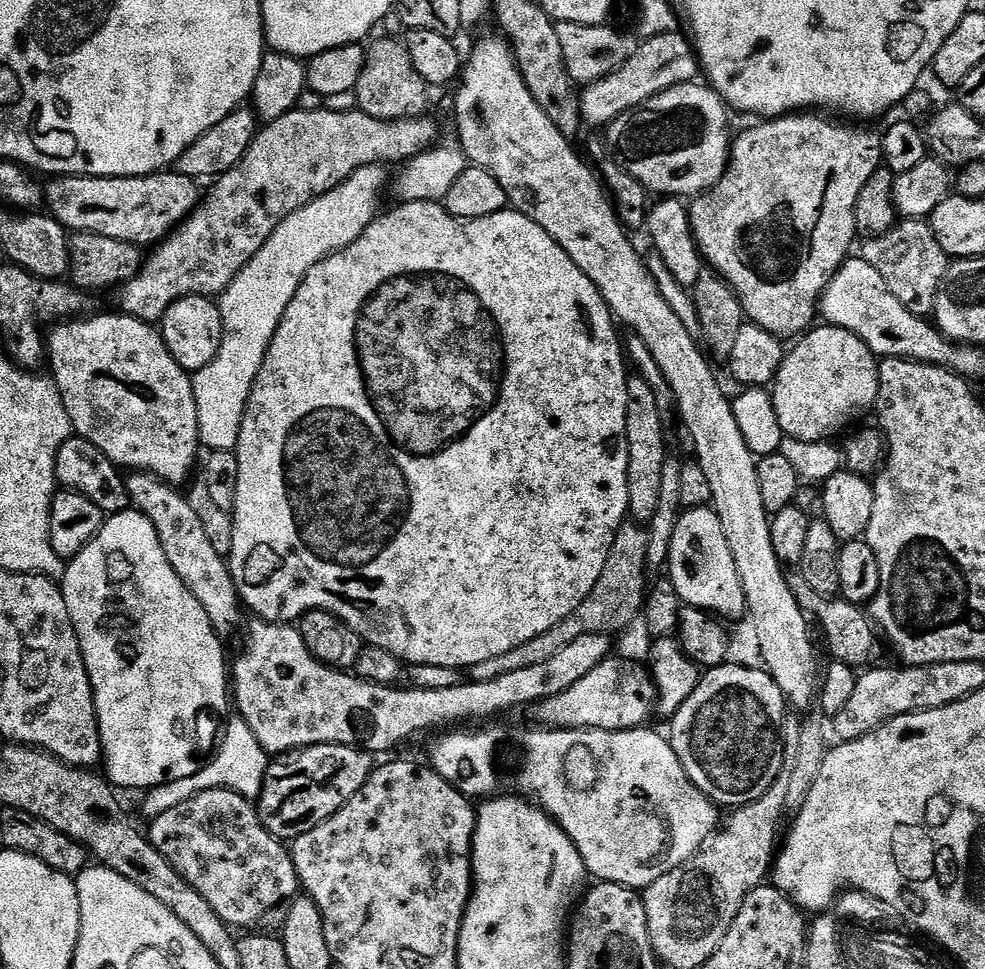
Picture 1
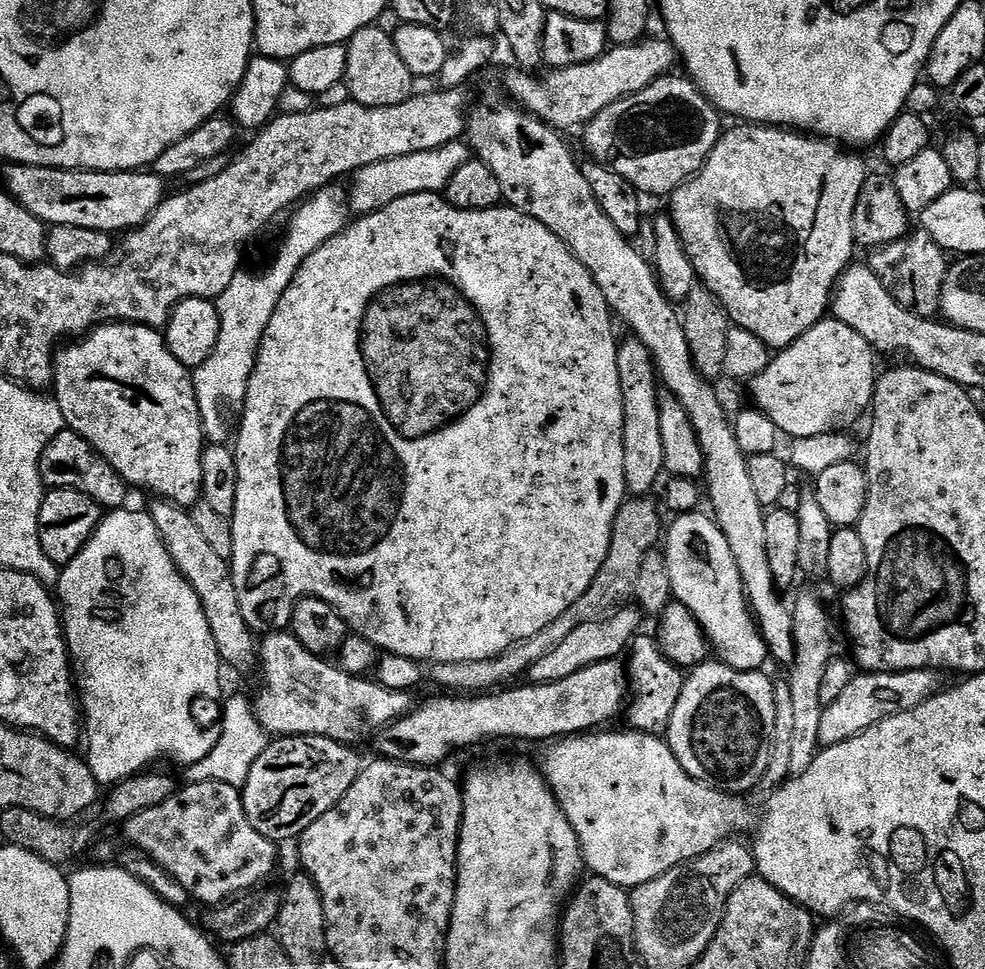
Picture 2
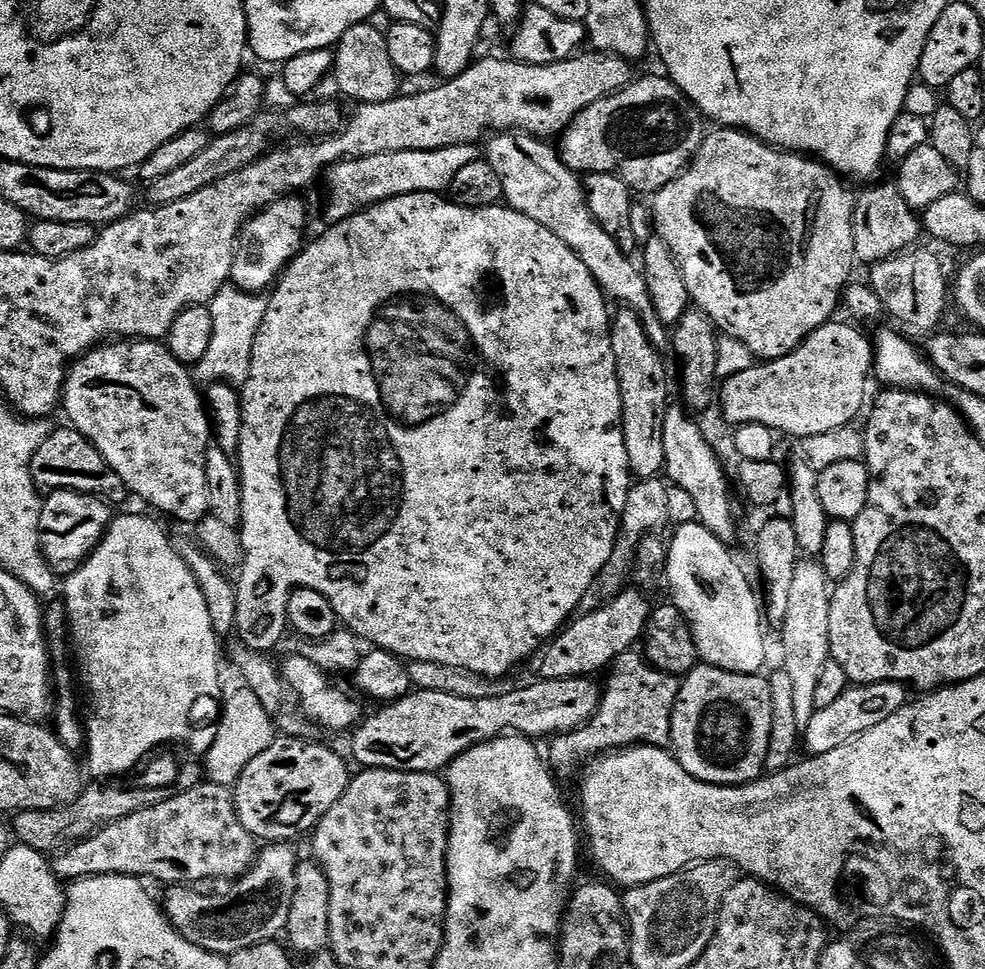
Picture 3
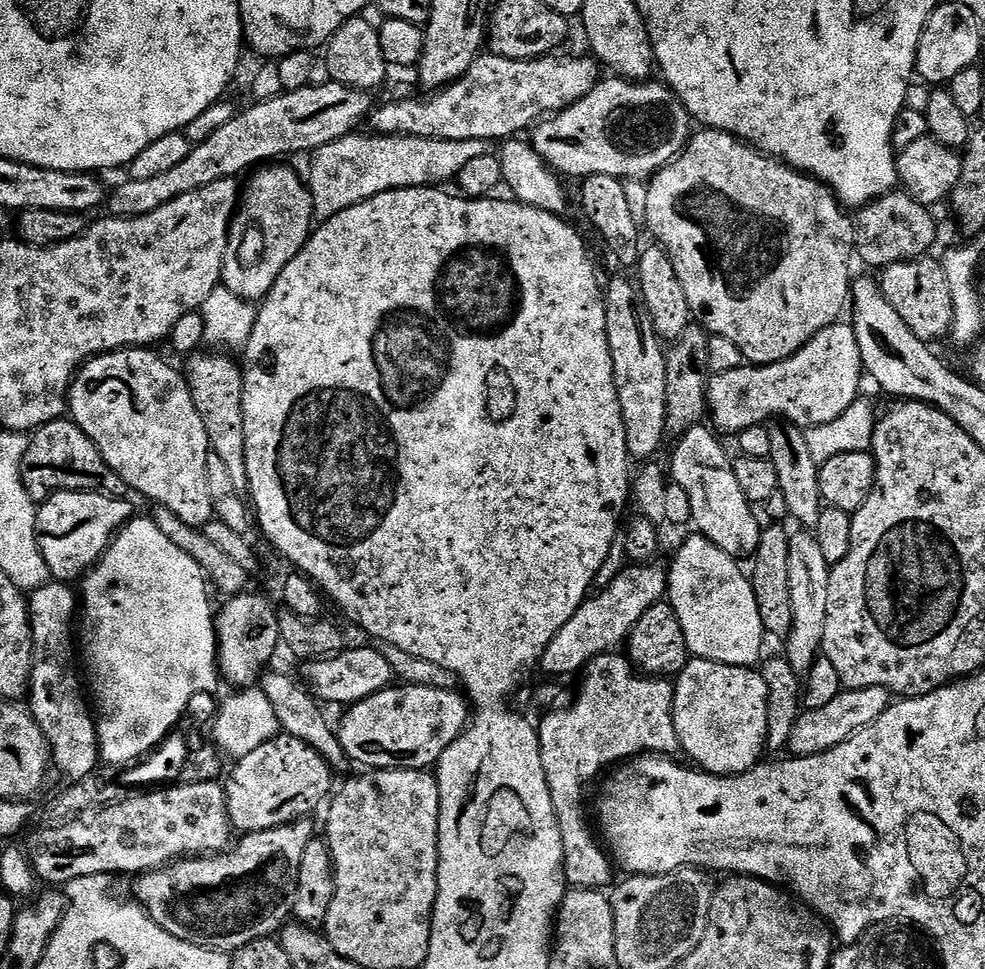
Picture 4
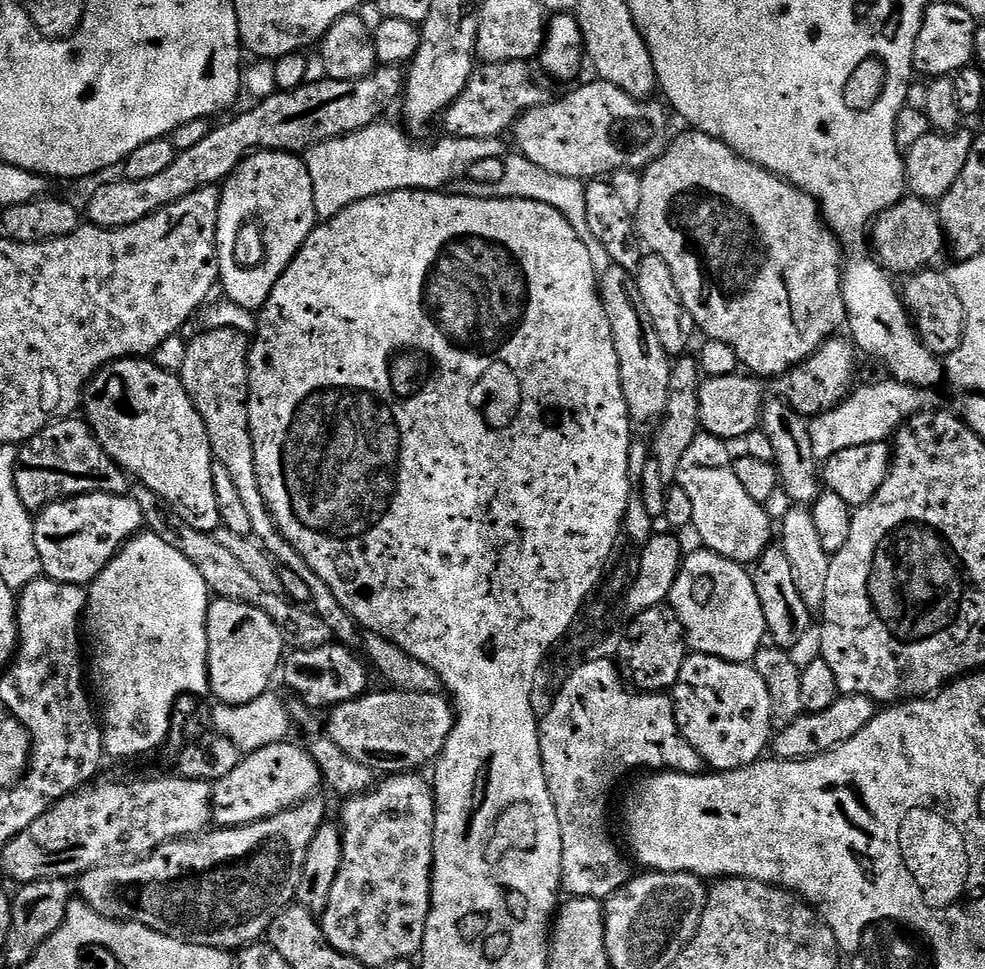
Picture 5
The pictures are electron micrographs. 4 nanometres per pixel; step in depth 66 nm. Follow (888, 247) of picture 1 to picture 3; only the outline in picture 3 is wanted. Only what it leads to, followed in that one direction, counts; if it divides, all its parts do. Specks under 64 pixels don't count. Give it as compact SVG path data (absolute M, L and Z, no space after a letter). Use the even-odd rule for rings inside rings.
M913 247L889 260L879 260L871 265L870 287L876 291L883 311L887 315L889 312L897 320L897 325L905 324L900 326L905 329L913 328L916 332L924 332L923 334L932 334L941 327L940 319L948 304L950 308L950 280L949 277L948 280L944 277L944 268L940 265L939 258L920 247Z

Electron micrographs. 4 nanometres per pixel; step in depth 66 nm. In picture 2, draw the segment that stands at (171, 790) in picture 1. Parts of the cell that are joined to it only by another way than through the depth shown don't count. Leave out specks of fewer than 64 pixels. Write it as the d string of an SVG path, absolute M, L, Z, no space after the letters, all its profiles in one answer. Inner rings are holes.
M232 696L226 700L223 701L224 717L220 720L220 737L215 737L212 749L206 754L206 758L202 758L202 762L187 765L184 777L187 783L217 780L243 789L254 762L258 762L258 758L262 758L262 754L268 749L270 736L258 722L253 701L244 696Z

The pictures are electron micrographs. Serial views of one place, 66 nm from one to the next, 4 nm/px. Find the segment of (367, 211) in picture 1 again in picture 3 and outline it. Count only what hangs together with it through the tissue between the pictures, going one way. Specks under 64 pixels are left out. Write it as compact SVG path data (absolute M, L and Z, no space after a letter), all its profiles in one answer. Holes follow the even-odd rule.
M226 286L212 299L210 305L214 318L214 338L201 360L194 365L194 379L197 385L211 386L218 383L243 386L250 374L250 358L254 350L254 338L266 318L267 299L255 292L244 292L235 286Z

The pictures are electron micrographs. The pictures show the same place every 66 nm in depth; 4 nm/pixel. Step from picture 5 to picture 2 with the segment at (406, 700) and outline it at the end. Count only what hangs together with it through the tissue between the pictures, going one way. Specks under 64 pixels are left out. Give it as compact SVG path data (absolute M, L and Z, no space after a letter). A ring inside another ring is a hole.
M619 659L598 662L562 678L562 682L549 684L524 683L522 688L510 686L491 694L476 694L467 698L458 694L440 694L437 700L417 707L401 720L388 725L379 736L375 737L377 757L386 760L397 760L400 764L419 764L421 768L443 765L443 760L455 748L472 748L475 744L484 744L487 740L544 740L555 742L561 738L591 733L603 729L616 715L621 715L630 692L626 668Z

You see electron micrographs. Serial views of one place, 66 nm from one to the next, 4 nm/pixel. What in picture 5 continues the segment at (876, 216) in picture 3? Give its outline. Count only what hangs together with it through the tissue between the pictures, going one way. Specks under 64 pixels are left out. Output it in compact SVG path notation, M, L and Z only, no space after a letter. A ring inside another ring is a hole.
M912 194L885 210L870 229L870 248L884 271L896 278L907 278L925 271L946 248L944 227L935 203Z

